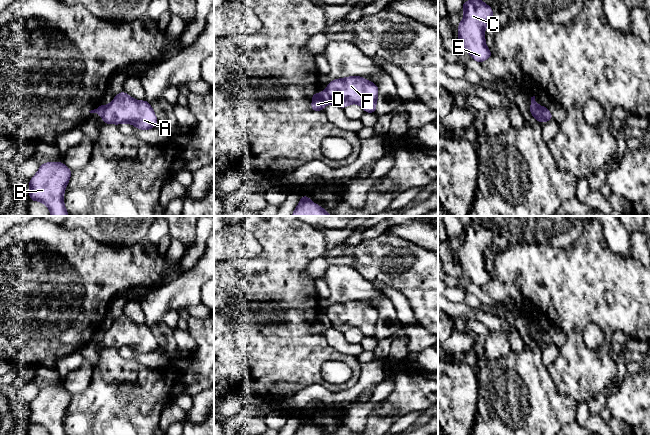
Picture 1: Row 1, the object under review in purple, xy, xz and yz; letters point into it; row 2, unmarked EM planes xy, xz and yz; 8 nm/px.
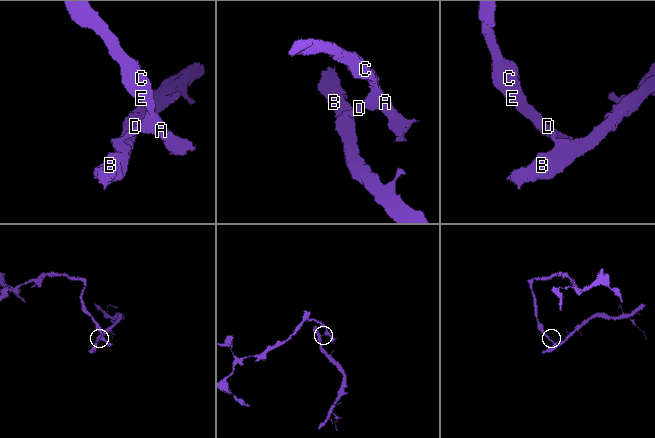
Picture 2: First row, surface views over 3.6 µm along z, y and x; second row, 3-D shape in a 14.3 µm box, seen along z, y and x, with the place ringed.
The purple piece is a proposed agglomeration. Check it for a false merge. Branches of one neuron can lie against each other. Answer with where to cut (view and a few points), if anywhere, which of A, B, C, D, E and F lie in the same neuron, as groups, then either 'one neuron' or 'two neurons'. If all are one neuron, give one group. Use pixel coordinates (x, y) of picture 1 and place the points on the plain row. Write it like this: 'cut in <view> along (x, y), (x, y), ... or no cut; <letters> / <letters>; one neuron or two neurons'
cut in yz along (538, 329), (540, 338), (546, 344); A C E F / B D; two neurons

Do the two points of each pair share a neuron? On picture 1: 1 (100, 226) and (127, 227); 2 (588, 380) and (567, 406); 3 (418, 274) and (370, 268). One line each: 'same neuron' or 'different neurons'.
1: same neuron
2: different neurons
3: same neuron

